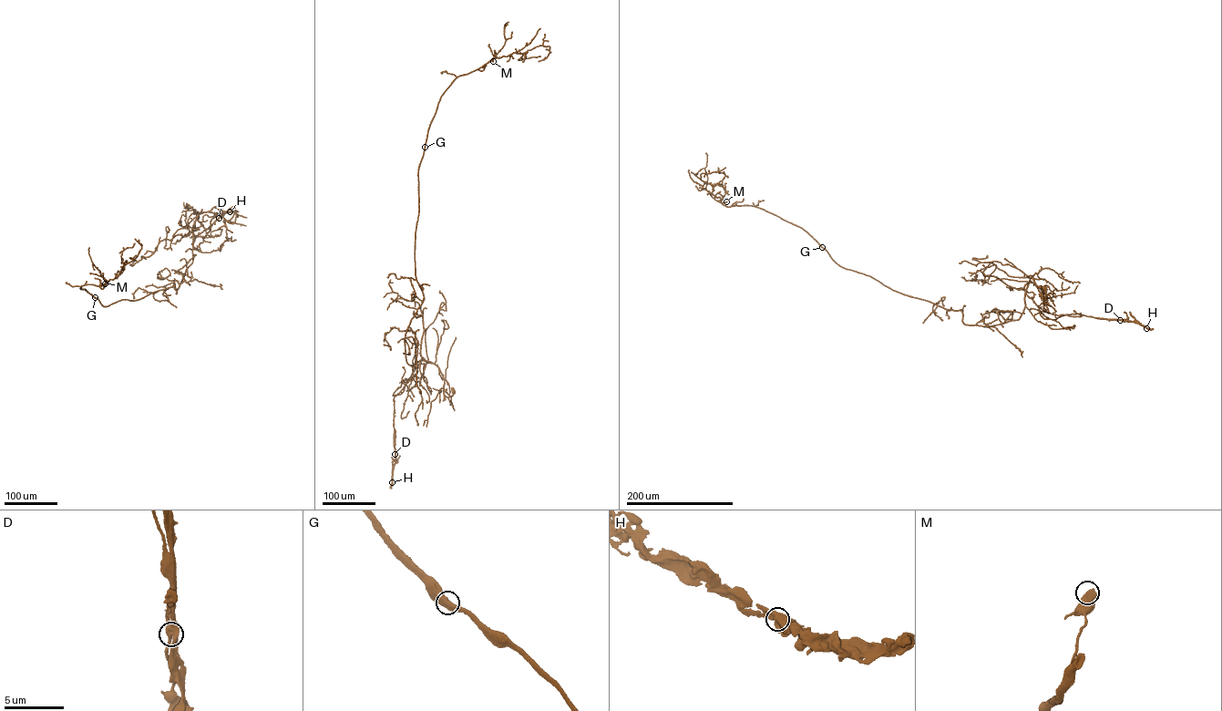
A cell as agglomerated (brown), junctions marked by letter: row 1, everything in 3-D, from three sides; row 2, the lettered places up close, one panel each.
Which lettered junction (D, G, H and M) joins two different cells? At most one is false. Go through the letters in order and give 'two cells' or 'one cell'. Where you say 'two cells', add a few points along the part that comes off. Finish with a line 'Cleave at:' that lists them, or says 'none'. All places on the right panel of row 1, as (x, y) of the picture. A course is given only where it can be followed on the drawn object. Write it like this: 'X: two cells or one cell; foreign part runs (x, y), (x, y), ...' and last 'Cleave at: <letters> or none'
D: two cells; foreign part runs (1120, 320), (1153, 329)
G: one cell
H: one cell
M: one cell
Cleave at: D

